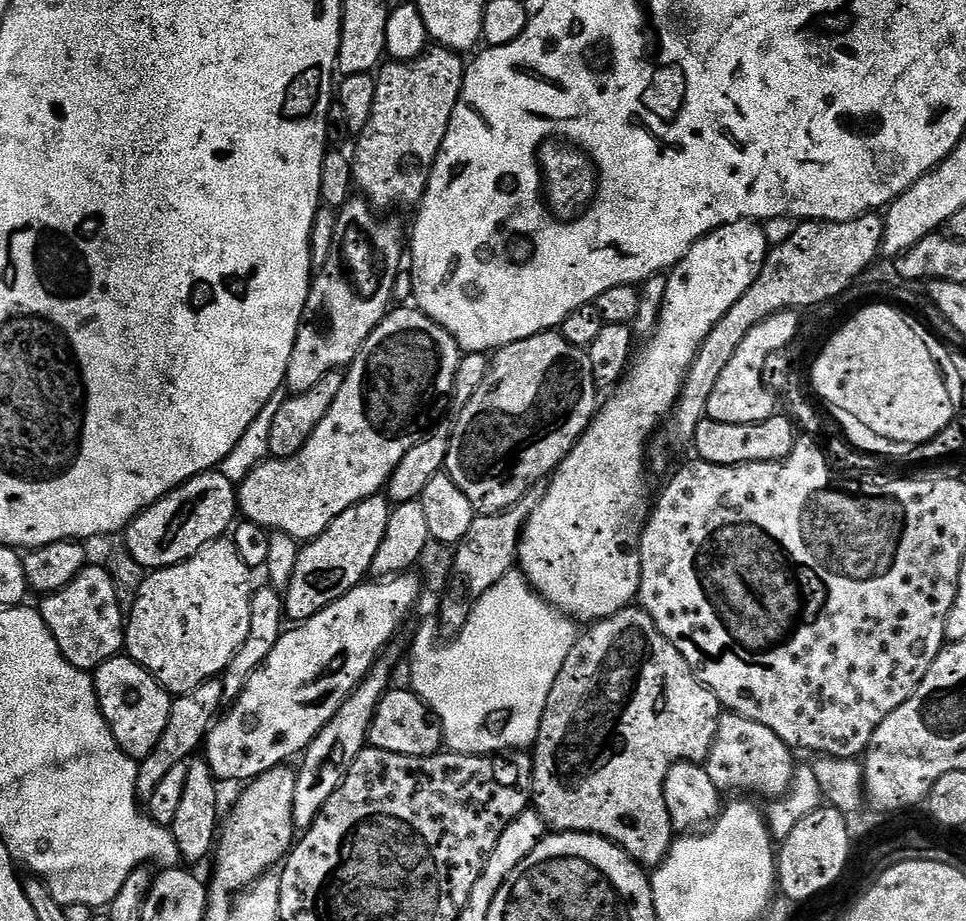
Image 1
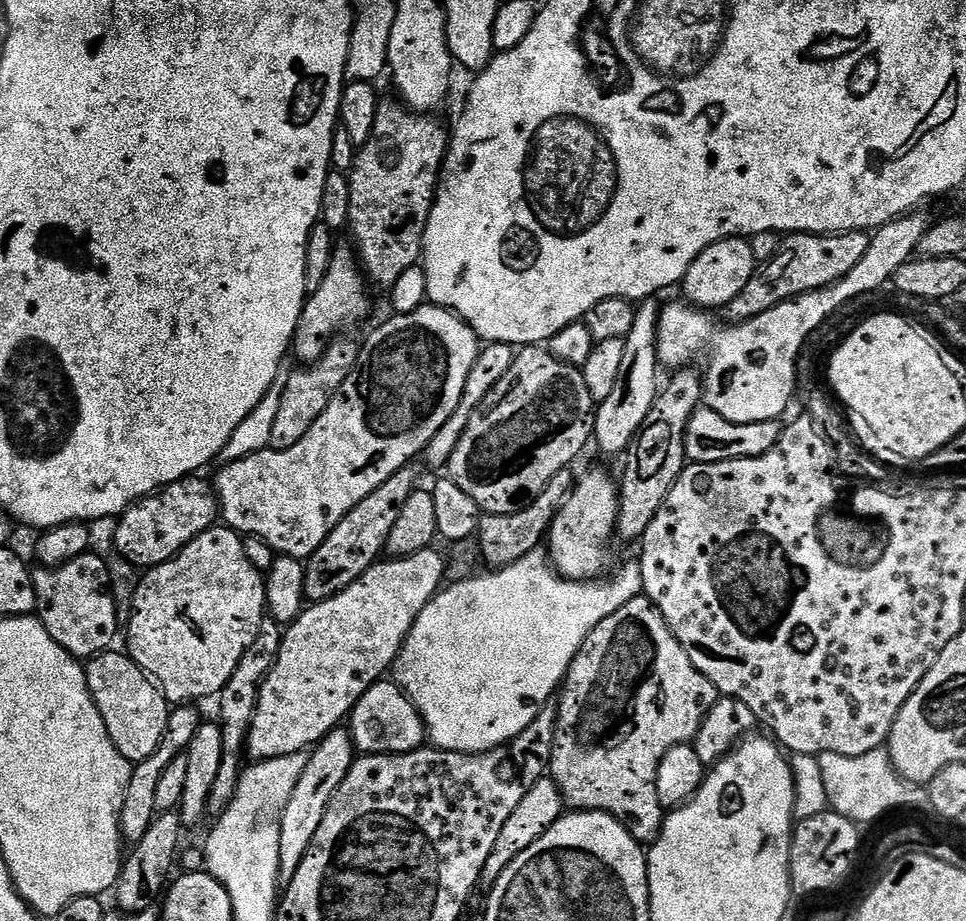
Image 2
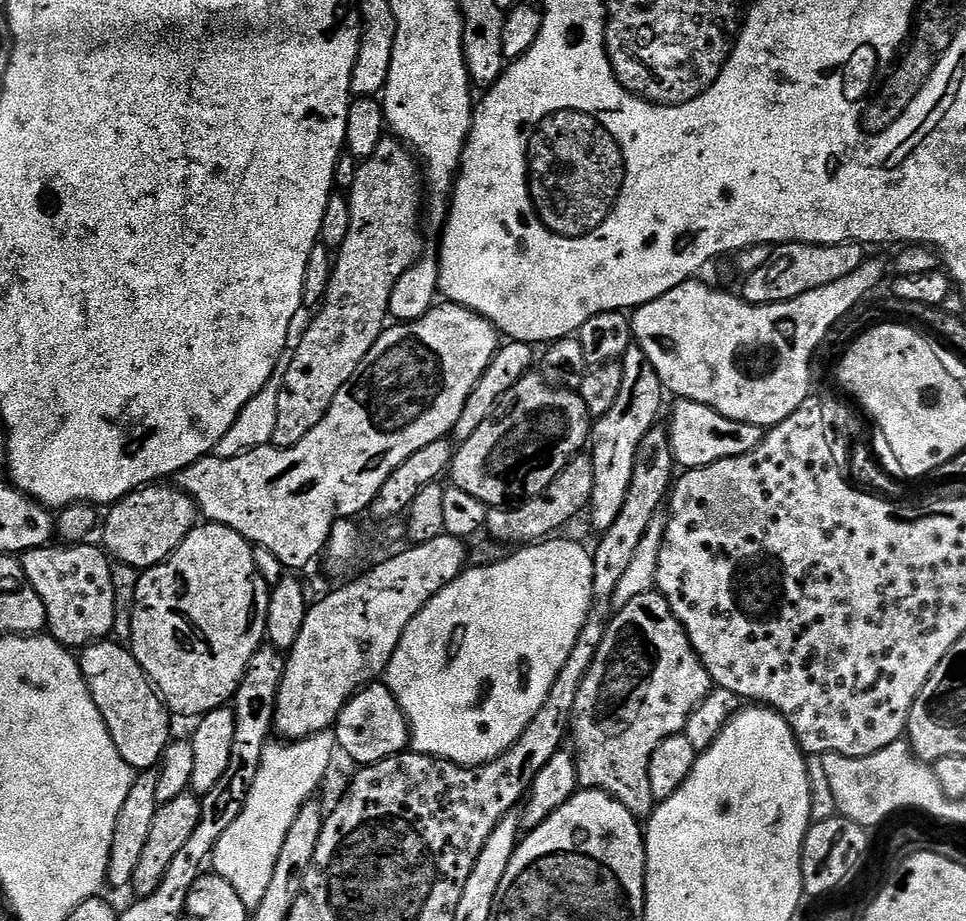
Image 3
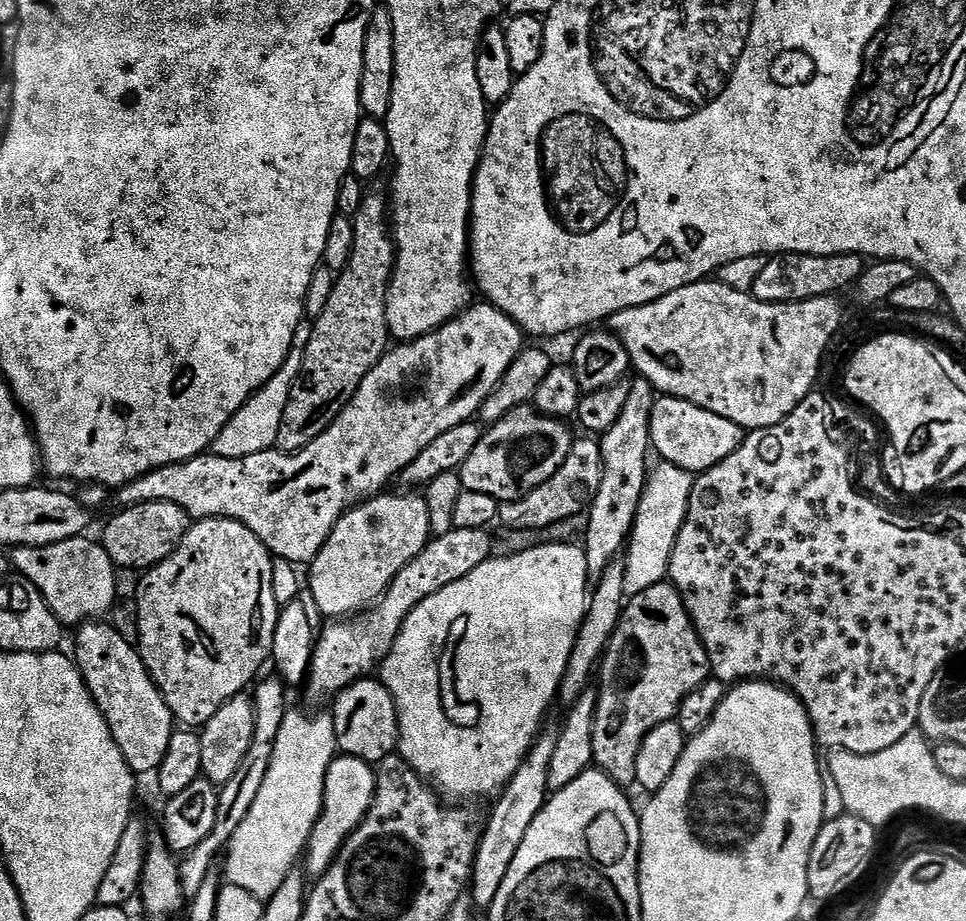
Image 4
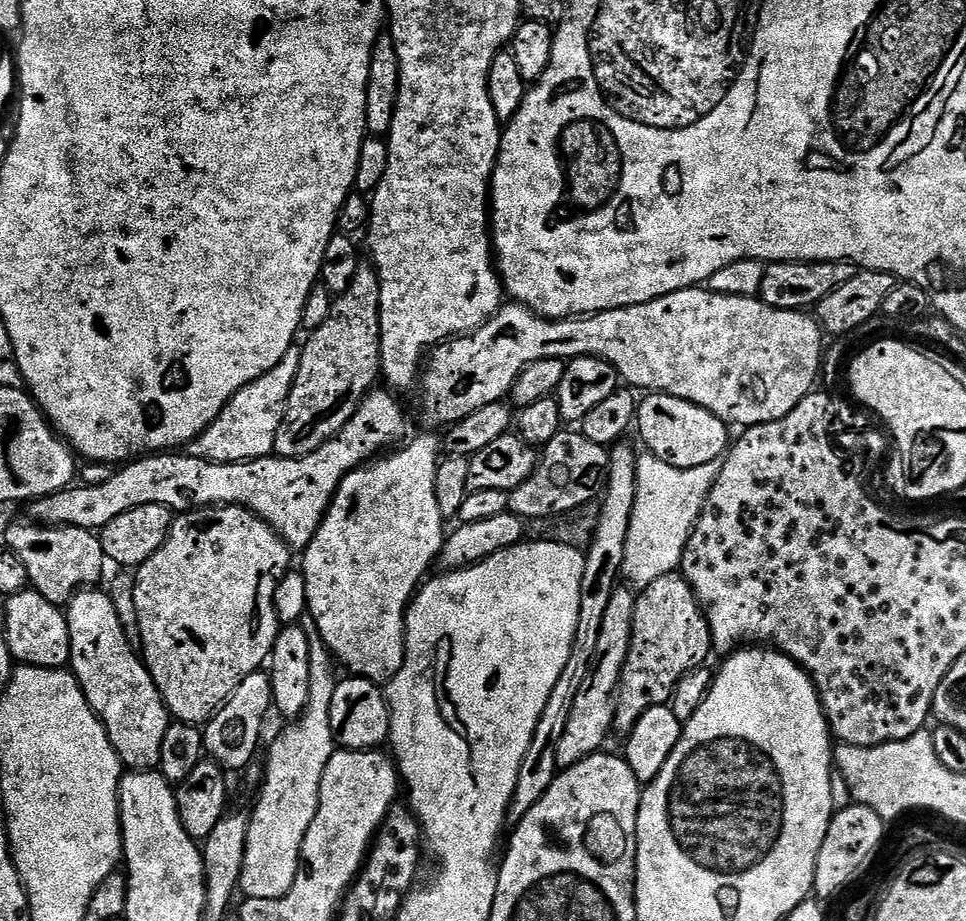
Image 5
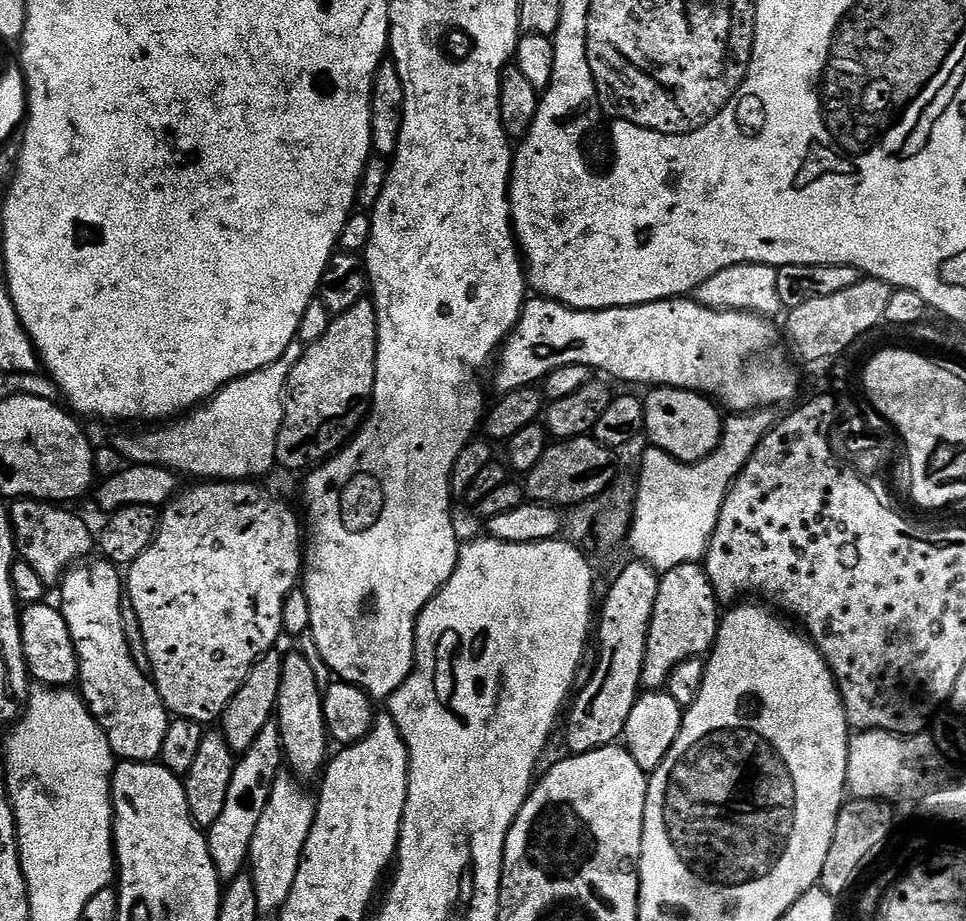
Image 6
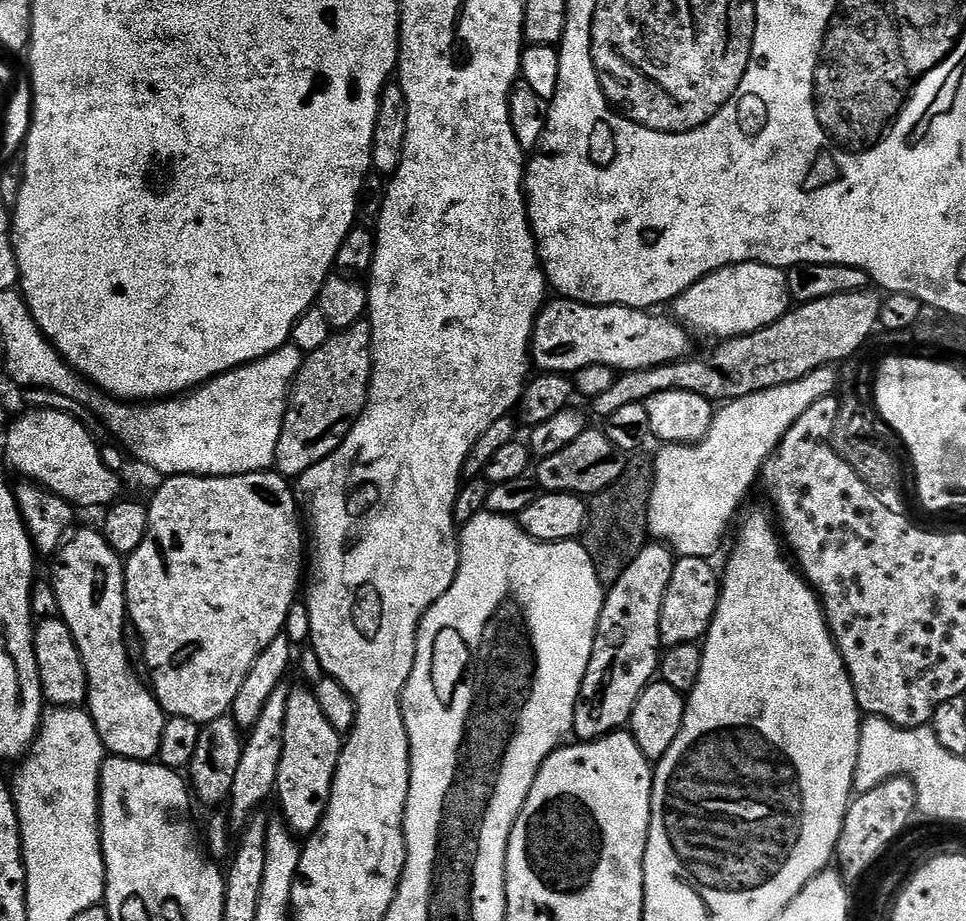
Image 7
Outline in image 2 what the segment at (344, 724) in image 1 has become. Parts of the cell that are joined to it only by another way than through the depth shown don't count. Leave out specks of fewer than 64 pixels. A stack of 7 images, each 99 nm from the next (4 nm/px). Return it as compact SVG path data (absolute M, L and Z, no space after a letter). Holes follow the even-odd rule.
M343 727L335 728L329 736L311 749L306 770L290 796L290 802L280 819L280 875L291 878L298 870L306 850L310 850L310 842L314 842L314 834L318 834L318 826L322 826L322 818L346 774L352 769L354 745L351 731Z

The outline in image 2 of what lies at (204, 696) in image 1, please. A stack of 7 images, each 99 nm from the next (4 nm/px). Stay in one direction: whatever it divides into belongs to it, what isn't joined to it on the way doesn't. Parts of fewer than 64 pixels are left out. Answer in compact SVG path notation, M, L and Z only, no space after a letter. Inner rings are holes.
M173 707L166 722L166 734L162 738L160 748L154 750L154 754L150 754L150 758L146 758L132 769L132 781L126 790L123 810L120 812L120 834L127 843L129 840L129 845L136 845L146 834L146 830L150 830L153 820L158 815L156 810L158 781L162 779L162 774L166 774L166 768L174 762L174 758L187 753L190 742L194 742L194 736L198 734L202 717L200 717L200 712L196 708L199 707Z

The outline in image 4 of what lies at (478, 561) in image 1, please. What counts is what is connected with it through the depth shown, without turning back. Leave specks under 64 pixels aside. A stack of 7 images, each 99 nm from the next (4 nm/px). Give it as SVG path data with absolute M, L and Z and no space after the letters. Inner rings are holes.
M573 439L570 454L566 458L566 462L562 462L560 469L554 474L554 478L542 482L542 486L530 490L530 494L526 494L520 500L501 504L498 520L503 527L514 530L538 530L542 526L554 526L554 522L562 522L562 518L574 518L574 514L585 511L591 505L592 499L598 494L598 486L602 486L604 463L602 462L600 440L584 439L588 440Z

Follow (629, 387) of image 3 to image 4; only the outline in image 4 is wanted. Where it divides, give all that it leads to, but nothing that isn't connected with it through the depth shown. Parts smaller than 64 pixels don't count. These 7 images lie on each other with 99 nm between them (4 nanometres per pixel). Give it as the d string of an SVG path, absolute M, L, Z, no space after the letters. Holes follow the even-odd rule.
M643 378L633 379L622 414L614 422L614 426L610 426L610 430L603 433L600 440L602 462L604 463L602 486L598 486L598 494L592 499L591 505L587 509L588 525L582 541L589 581L600 580L606 566L610 566L610 562L625 551L632 534L632 527L636 524L640 499L650 471L650 464L647 464L652 442L650 414L657 399L657 393L650 381Z

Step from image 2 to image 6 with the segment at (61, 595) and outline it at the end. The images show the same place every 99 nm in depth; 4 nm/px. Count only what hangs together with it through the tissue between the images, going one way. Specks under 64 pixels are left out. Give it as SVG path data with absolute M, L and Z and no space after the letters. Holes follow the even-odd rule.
M27 498L17 499L10 508L12 533L16 539L19 559L36 571L45 586L59 585L69 568L91 557L94 552L94 532L88 529L88 524L82 517L75 516L64 508L67 507L56 502Z

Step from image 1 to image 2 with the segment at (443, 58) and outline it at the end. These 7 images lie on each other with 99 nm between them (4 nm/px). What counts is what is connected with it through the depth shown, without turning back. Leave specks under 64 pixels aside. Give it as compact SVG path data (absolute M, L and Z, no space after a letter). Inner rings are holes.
M381 99L378 106L378 118L374 120L374 130L370 134L370 138L357 151L356 160L352 169L347 173L348 185L350 186L350 214L348 222L350 225L350 233L356 239L354 243L355 251L358 253L358 259L364 269L364 275L373 285L376 284L384 290L391 290L394 282L398 282L398 278L402 278L402 274L406 274L406 270L417 267L421 263L424 254L424 235L426 234L426 226L430 222L430 210L432 204L436 201L436 187L440 185L440 169L444 167L444 157L448 154L448 146L450 143L450 132L446 127L443 128L432 114L423 112L414 112L411 108L403 103L397 102L395 99Z

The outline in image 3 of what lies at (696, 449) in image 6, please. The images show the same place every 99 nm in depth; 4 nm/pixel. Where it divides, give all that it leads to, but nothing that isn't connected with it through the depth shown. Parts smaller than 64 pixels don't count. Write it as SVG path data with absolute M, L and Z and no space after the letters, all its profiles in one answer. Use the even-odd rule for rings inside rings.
M677 399L672 408L672 417L666 421L672 453L681 469L710 466L722 458L738 458L764 441L765 429L750 422L738 422L718 414L710 406L702 406L693 400Z

